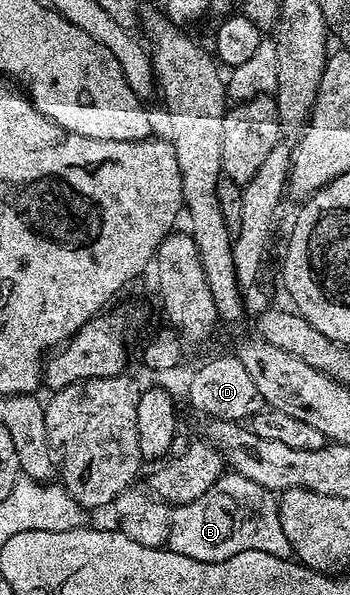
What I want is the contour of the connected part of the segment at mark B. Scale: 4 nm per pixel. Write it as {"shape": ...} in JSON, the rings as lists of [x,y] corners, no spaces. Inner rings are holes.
{"shape":[[[226,472],[221,479],[214,484],[199,500],[191,500],[185,506],[173,506],[169,519],[168,549],[174,550],[177,554],[187,556],[191,560],[200,562],[222,562],[239,552],[254,550],[255,552],[267,552],[271,556],[289,558],[293,554],[291,544],[287,535],[283,533],[283,524],[278,507],[271,499],[270,491],[264,490],[255,480],[247,480],[247,476]]]}

